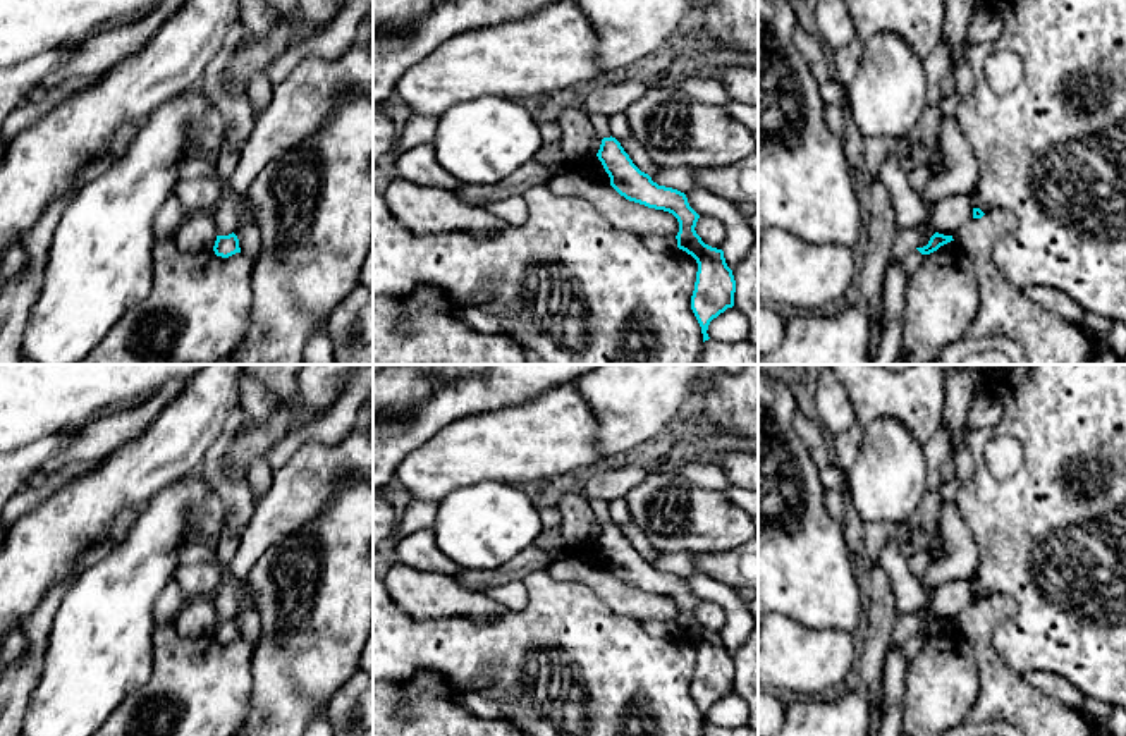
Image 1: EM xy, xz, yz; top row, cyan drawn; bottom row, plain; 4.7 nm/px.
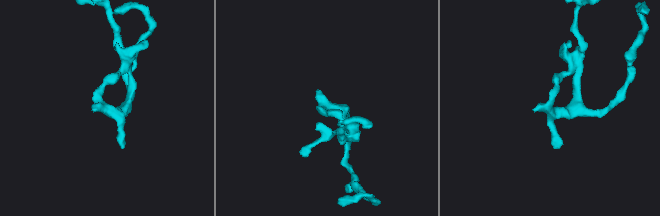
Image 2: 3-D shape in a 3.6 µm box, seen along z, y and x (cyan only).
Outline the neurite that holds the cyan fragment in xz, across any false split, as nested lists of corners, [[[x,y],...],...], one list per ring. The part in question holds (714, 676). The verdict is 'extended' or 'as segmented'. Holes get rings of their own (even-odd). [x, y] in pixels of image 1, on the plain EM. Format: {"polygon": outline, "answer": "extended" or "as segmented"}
{"polygon": [[[603,523],[597,542],[610,562],[610,571],[621,581],[648,593],[669,597],[677,604],[677,633],[698,648],[691,695],[701,712],[703,727],[708,726],[710,707],[734,691],[736,665],[724,636],[705,629],[696,619],[700,600],[689,592],[686,580],[653,567],[633,549],[615,523]]], "answer": "as segmented"}

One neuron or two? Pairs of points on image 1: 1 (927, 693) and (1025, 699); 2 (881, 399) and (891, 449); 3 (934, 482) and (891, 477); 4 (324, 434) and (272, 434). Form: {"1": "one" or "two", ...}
{"1": "two", "2": "two", "3": "two", "4": "two"}

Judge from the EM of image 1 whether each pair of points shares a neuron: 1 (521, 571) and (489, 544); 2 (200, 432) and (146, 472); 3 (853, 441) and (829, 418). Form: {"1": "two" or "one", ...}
{"1": "two", "2": "one", "3": "two"}

